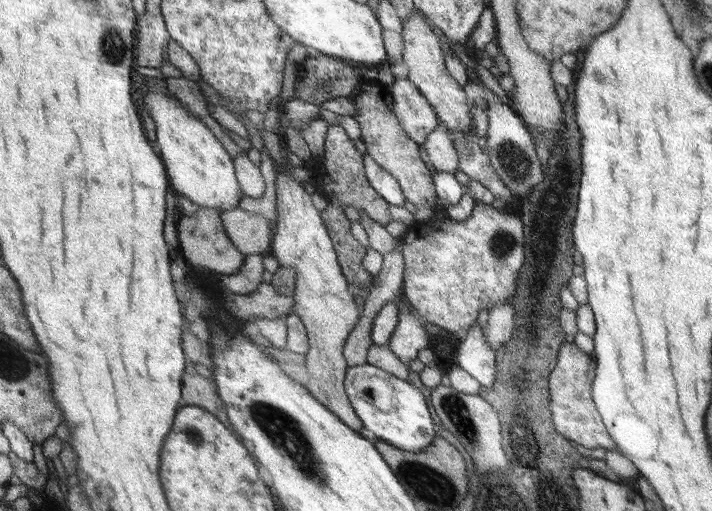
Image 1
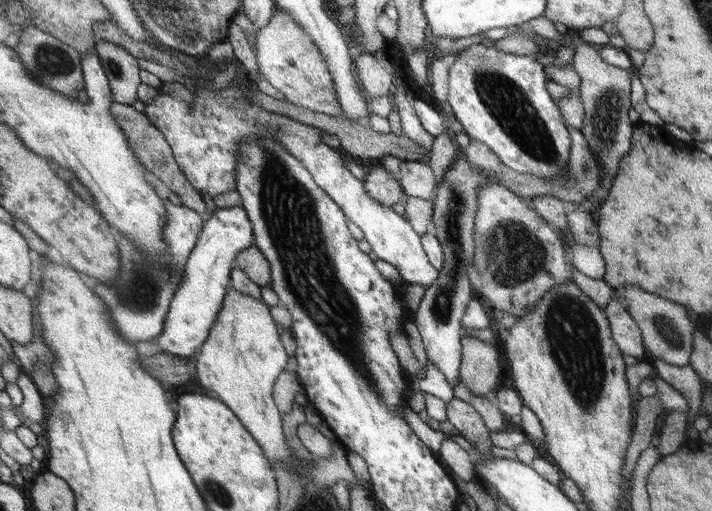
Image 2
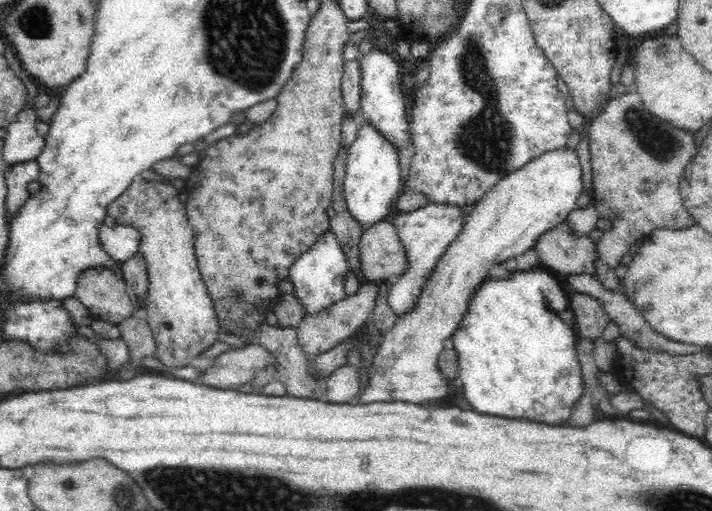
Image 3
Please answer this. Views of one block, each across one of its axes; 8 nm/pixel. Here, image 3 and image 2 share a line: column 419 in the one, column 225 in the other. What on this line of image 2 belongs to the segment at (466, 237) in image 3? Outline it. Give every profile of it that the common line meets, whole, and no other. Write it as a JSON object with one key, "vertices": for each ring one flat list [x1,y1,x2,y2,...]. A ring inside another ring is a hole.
{"vertices":[[227,288,215,322,198,350,193,370,197,382,237,414,271,462,295,466,295,455,291,455,283,437,282,417,271,397,273,383,284,370,288,354,268,306,235,288]]}

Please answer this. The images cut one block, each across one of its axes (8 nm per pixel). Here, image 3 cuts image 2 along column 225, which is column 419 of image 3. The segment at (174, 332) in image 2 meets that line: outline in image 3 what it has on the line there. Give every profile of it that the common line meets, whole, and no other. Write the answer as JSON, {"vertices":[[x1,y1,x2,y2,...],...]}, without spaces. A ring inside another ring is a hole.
{"vertices":[[429,203,427,206,411,212,396,212,393,225,401,244,406,249,406,257,410,263,408,270,400,276,400,280,387,291,388,306,396,316,406,314,414,306,417,294,426,284,434,263,460,235,466,218,467,216,462,212,462,207,437,205,436,203]]}

